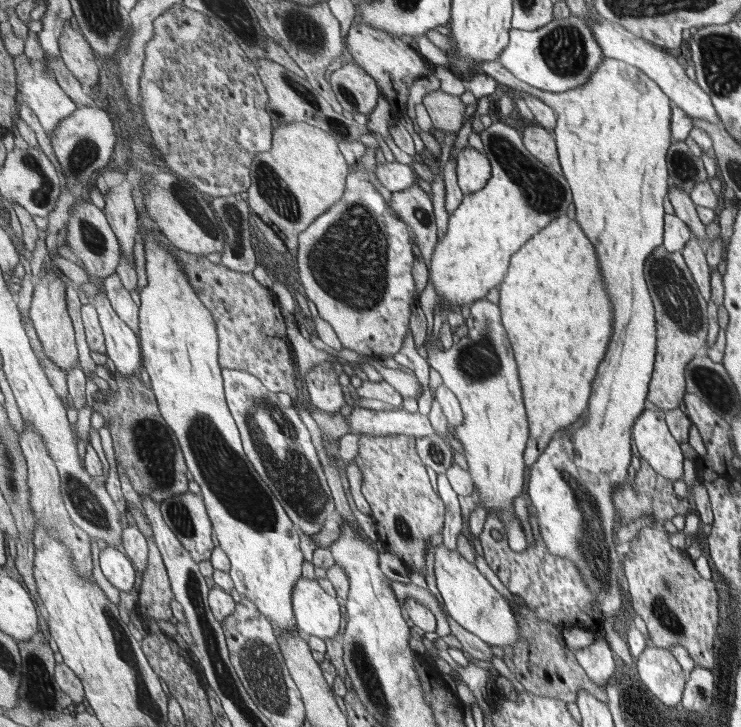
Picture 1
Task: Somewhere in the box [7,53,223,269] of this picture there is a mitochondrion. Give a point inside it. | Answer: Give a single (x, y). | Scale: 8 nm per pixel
(39, 191)

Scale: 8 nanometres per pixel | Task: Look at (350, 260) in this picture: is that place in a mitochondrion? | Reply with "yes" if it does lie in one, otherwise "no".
yes

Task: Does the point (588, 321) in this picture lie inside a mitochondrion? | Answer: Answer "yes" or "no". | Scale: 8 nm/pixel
no

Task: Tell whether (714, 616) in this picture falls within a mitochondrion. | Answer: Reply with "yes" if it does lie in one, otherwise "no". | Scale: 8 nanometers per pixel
no

